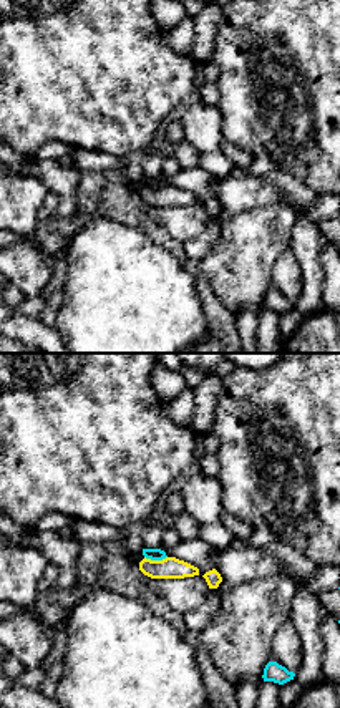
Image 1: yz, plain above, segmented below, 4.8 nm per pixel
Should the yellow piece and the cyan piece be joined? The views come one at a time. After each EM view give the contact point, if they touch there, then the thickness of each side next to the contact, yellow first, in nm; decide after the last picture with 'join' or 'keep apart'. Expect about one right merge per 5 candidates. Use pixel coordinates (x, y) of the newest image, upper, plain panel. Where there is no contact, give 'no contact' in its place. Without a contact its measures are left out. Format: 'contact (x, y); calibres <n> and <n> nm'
contact (156, 189); calibres 110 and 60 nm

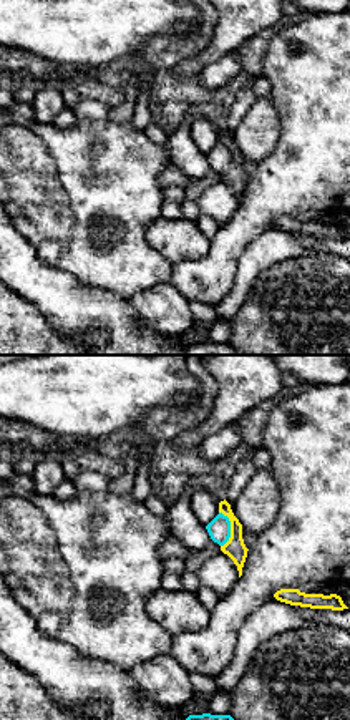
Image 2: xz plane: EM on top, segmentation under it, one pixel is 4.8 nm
contact (231, 156); calibres 100 and 110 nm

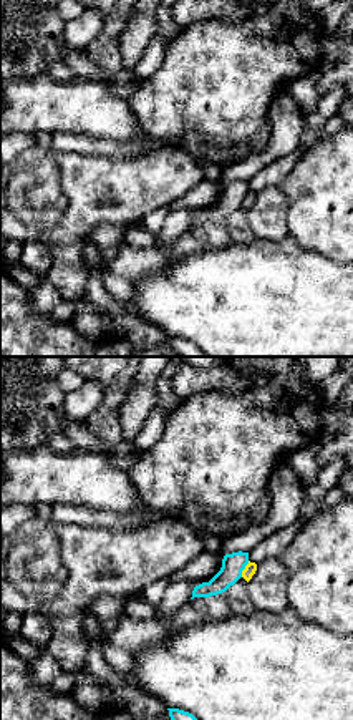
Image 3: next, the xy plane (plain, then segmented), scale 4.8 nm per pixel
contact (244, 198); calibres 60 and 110 nm

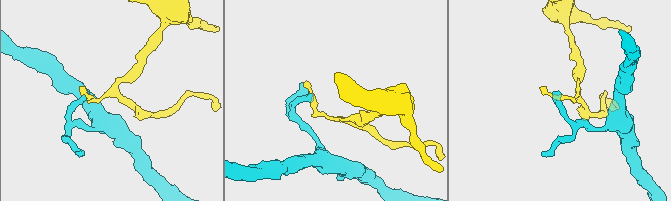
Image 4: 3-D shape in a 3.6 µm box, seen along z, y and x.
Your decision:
keep apart

